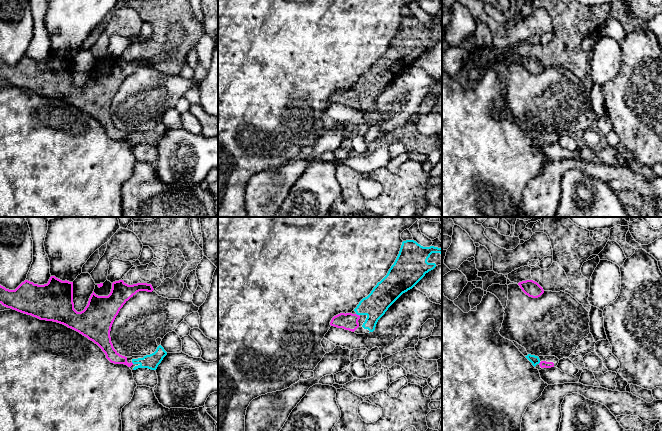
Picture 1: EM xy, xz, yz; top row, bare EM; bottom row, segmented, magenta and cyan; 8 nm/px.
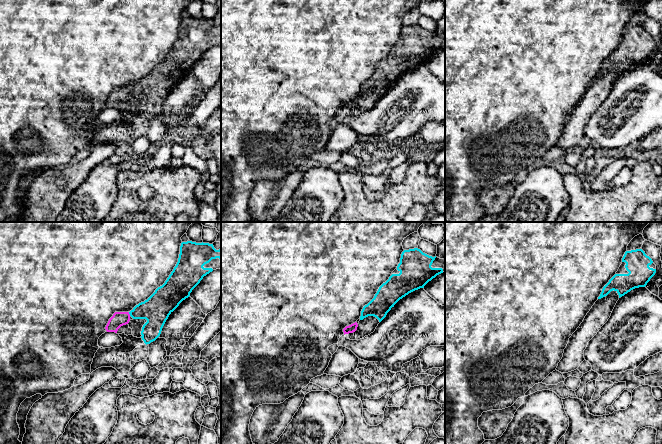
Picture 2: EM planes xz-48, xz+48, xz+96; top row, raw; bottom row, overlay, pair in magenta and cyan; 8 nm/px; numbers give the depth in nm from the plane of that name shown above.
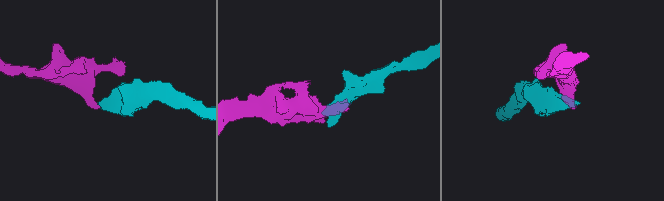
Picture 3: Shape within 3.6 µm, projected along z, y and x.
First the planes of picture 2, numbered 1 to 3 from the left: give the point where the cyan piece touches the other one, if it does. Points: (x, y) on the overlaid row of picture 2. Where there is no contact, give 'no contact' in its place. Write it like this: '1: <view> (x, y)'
1: xz-48 (129, 314)
2: no contact
3: no contact

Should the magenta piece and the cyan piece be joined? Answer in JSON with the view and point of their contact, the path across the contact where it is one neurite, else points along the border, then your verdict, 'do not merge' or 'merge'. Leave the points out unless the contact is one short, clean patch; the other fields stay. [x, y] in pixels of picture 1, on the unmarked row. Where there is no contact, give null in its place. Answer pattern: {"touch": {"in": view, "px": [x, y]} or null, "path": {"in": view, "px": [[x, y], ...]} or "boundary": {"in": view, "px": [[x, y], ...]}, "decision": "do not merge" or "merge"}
{"touch": {"in": "xz", "px": [356, 90]}, "path": {"in": "xz", "px": [[348, 97], [356, 90], [366, 82], [375, 81]]}, "decision": "merge"}

